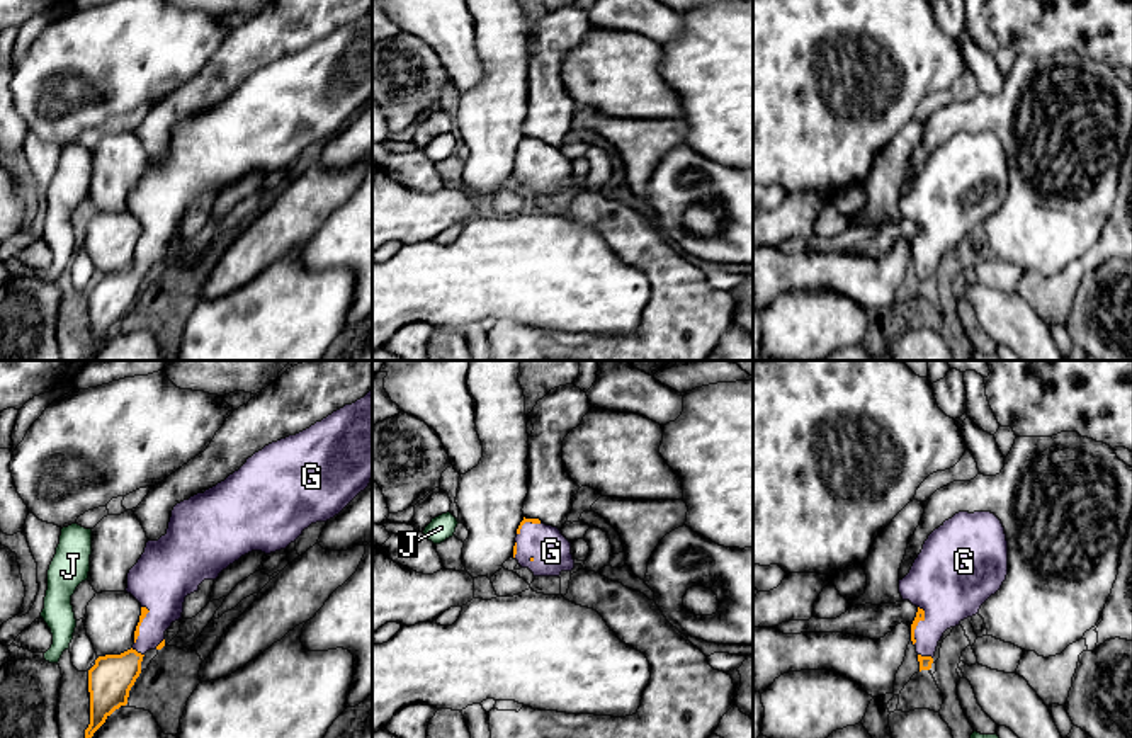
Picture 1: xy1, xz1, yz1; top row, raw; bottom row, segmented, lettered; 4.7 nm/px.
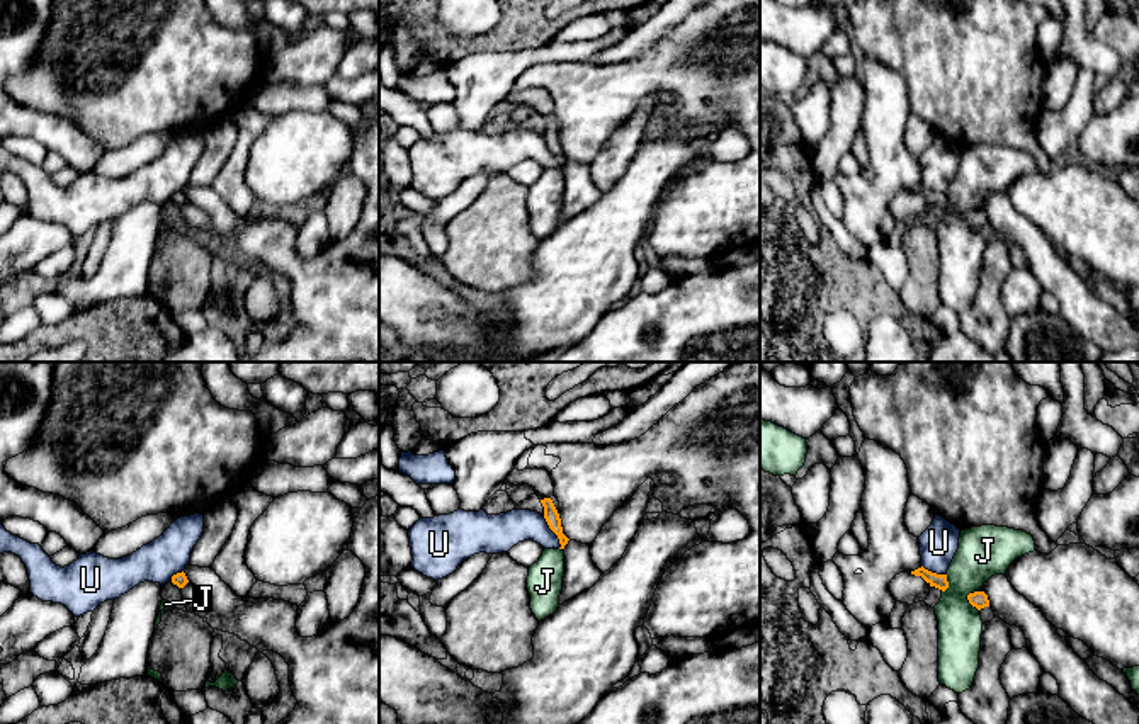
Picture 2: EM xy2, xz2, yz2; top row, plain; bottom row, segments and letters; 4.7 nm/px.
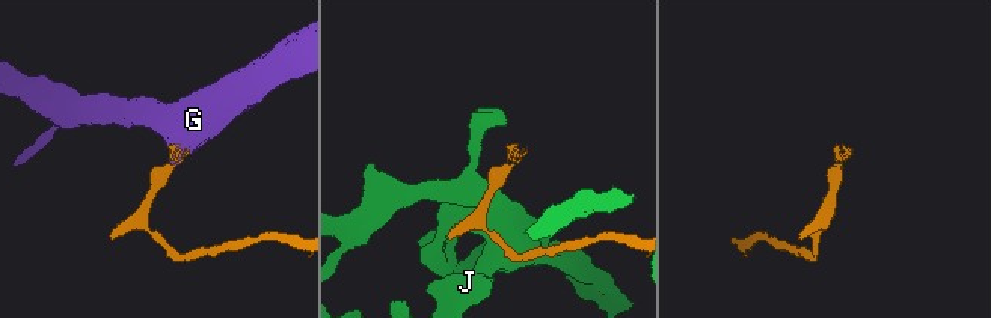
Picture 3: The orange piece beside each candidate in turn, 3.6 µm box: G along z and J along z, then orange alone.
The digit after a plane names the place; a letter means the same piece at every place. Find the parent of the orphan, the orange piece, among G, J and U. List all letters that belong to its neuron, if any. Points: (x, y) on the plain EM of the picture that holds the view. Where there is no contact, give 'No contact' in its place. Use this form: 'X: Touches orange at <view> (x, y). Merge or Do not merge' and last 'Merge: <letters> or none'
G: Touches orange at yz1 (916, 244). Merge
J: Touches orange at yz2 (968, 218). Do not merge
U: Touches orange at xz2 (553, 150). Do not merge
Merge: G

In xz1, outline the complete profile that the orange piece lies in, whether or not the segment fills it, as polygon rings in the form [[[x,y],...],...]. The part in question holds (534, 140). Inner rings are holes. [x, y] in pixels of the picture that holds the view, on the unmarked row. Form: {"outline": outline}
{"outline": [[[525,138],[517,148],[513,177],[534,196],[559,196],[574,187],[571,162],[558,146],[546,145],[539,138]]]}

